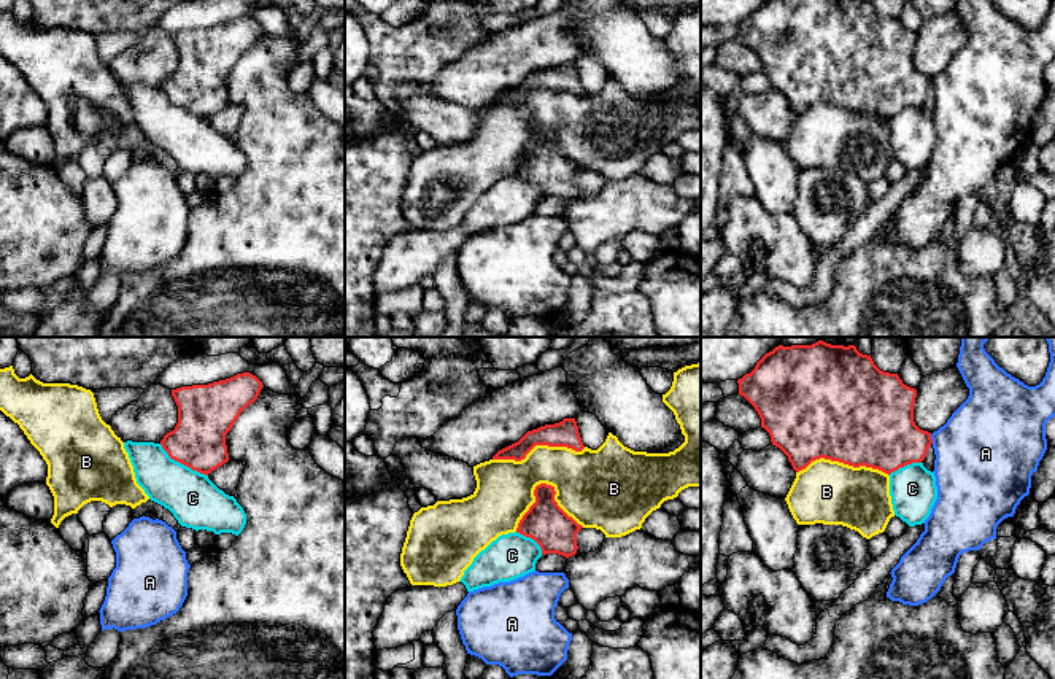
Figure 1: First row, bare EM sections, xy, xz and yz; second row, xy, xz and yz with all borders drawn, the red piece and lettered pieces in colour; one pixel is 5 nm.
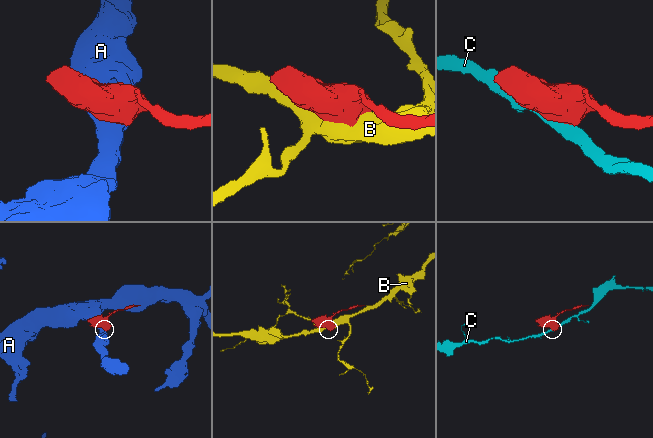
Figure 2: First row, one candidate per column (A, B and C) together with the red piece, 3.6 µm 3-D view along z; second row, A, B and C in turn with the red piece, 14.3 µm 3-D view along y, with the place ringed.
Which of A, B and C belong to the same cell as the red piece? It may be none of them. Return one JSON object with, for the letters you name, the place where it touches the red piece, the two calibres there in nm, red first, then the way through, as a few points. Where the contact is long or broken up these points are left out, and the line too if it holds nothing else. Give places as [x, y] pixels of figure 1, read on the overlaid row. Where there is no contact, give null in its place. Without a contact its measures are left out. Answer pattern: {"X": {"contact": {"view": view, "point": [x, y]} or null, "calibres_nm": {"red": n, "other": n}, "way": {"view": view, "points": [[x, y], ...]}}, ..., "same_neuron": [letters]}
{"same_neuron": []}

